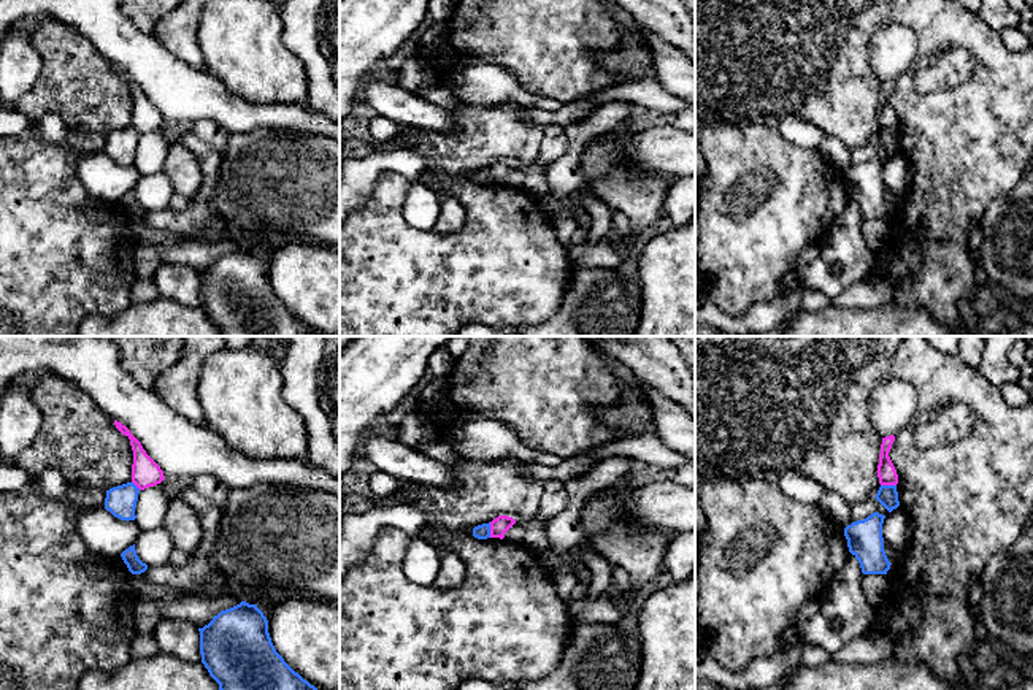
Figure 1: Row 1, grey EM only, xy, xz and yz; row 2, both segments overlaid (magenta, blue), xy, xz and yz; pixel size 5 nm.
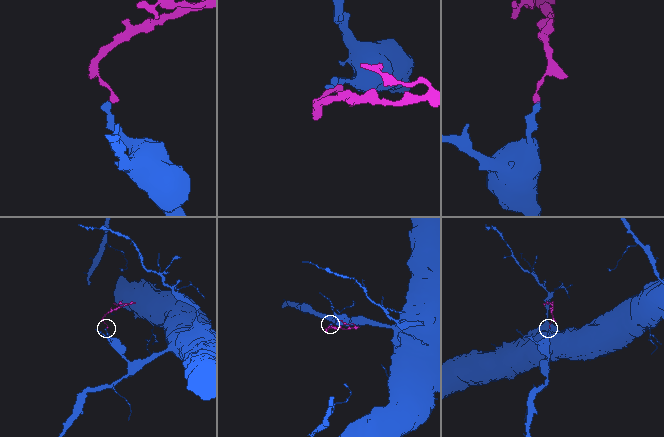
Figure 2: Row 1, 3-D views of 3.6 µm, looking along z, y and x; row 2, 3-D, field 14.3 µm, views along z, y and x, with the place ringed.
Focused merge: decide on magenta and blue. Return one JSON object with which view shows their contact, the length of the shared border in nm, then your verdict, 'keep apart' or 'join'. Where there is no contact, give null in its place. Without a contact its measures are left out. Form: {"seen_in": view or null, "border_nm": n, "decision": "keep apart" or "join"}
{"seen_in": "xz", "border_nm": 80, "decision": "keep apart"}

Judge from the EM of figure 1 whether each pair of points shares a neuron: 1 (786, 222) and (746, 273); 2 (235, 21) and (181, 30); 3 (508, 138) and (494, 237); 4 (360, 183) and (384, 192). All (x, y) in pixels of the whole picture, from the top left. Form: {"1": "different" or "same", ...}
{"1": "same", "2": "different", "3": "different", "4": "different"}

